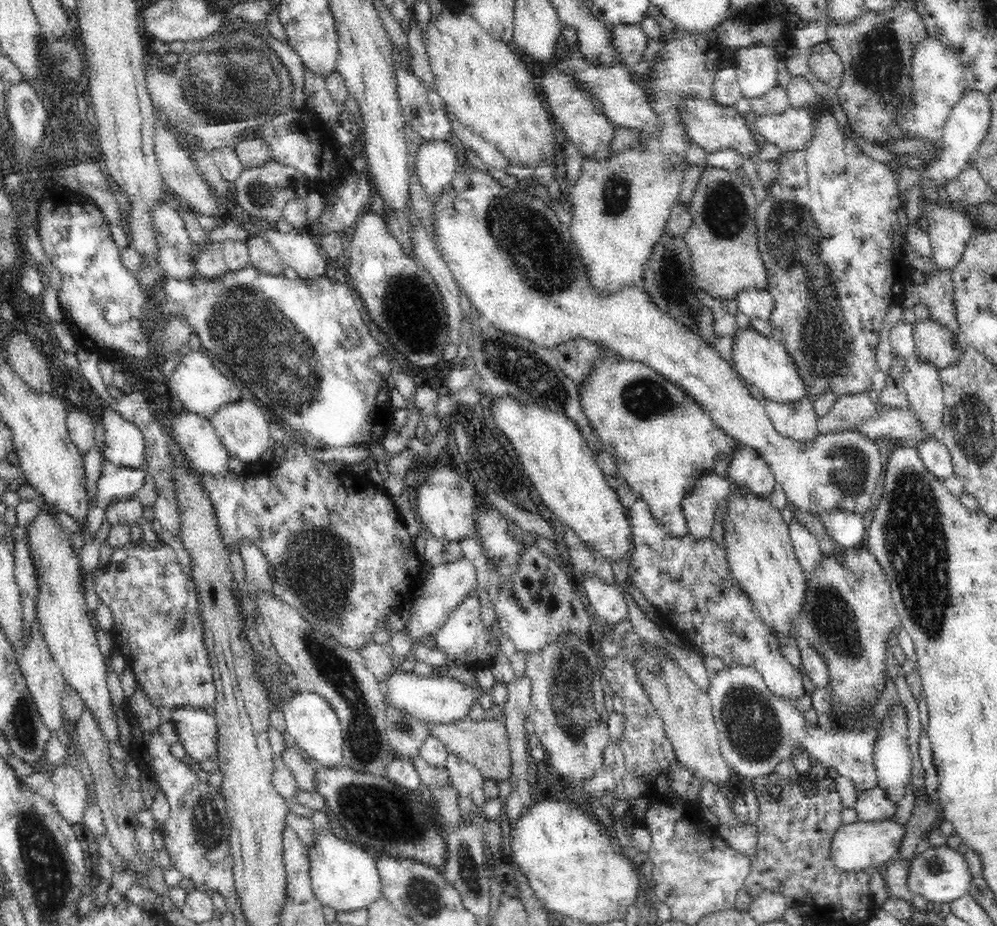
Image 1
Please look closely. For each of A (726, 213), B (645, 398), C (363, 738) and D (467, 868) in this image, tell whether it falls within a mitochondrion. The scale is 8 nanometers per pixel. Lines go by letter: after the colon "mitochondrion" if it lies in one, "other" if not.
A: mitochondrion
B: mitochondrion
C: mitochondrion
D: mitochondrion

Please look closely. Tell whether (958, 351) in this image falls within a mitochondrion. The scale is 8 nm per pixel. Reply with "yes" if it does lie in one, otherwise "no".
no

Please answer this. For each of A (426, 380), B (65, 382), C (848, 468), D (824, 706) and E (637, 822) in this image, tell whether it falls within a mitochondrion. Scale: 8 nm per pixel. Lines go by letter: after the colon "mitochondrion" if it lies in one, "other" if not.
A: other
B: other
C: mitochondrion
D: other
E: other

